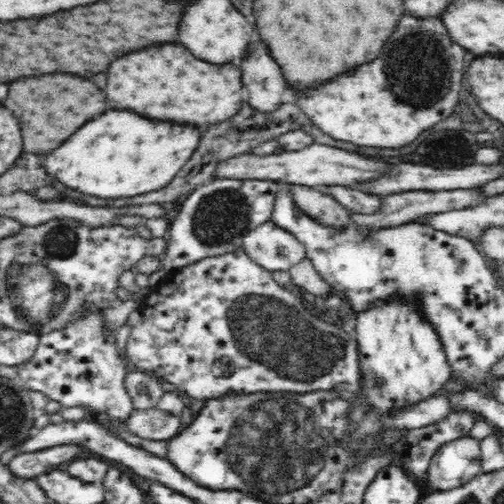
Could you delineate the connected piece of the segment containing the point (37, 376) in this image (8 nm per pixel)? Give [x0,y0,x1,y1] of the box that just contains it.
[17,313,135,423]

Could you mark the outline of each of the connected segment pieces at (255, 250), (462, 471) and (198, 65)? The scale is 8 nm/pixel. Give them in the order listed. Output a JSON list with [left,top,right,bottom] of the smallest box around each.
[[243,221,307,272],[428,435,482,490],[106,44,242,128]]

